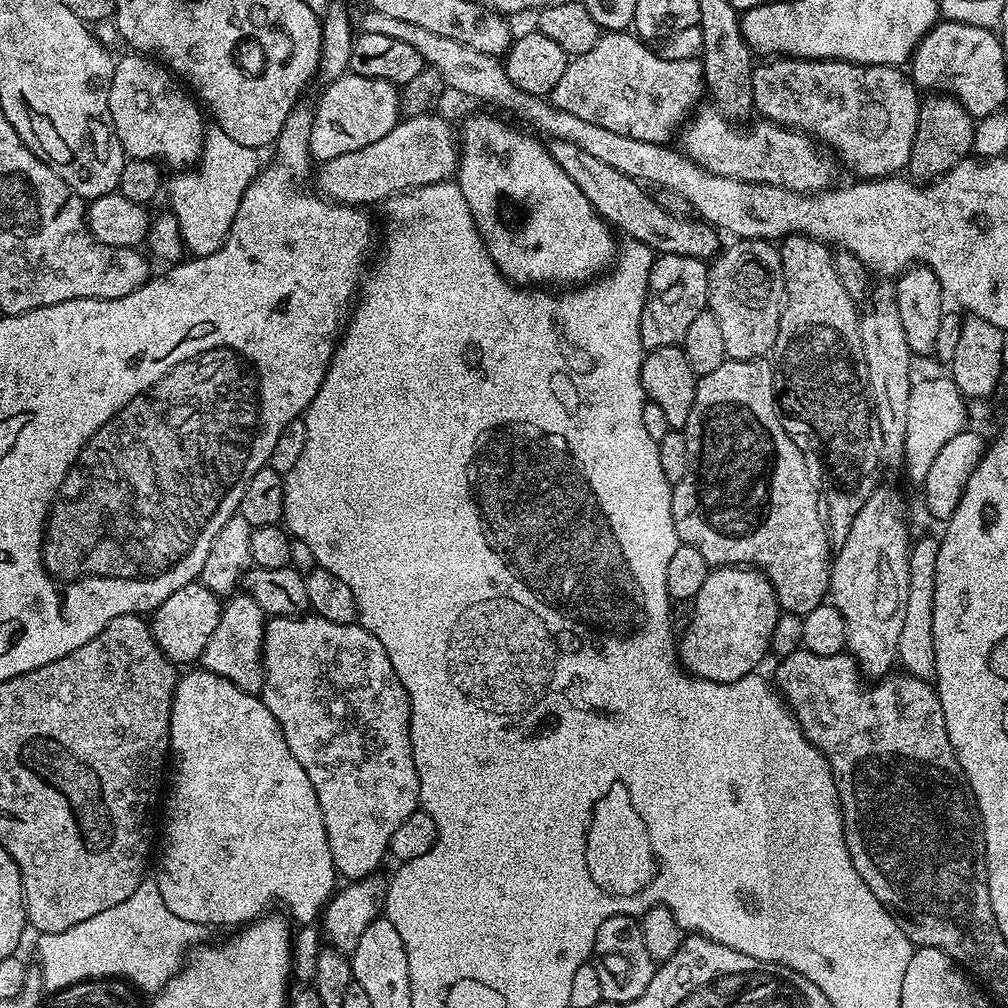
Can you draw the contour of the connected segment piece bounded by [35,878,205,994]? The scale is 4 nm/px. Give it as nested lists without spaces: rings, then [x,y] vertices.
[[[146,878],[140,883],[138,890],[134,890],[134,894],[126,898],[126,902],[110,906],[110,910],[102,910],[102,914],[94,914],[94,918],[86,918],[86,922],[78,922],[78,926],[70,926],[70,930],[37,935],[36,956],[40,959],[40,979],[49,993],[57,992],[59,988],[76,984],[80,980],[119,978],[135,986],[141,993],[155,994],[180,970],[189,949],[205,939],[204,932],[201,925],[191,924],[178,918],[178,914],[173,914],[166,907],[166,902],[162,902],[162,894],[158,894],[155,879]]]

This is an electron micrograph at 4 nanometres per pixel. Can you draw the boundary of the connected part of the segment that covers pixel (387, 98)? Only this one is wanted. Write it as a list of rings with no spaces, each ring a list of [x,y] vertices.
[[[345,74],[336,80],[331,81],[327,85],[328,88],[320,96],[320,101],[315,101],[314,111],[312,114],[312,125],[310,126],[310,154],[313,161],[323,162],[330,158],[338,158],[338,154],[350,154],[350,150],[362,150],[362,146],[370,146],[370,142],[378,142],[378,138],[384,137],[385,134],[390,134],[390,130],[394,130],[394,126],[401,119],[402,113],[400,111],[400,92],[397,85],[391,84],[389,80],[382,78],[373,78],[373,76],[358,76],[355,74]]]

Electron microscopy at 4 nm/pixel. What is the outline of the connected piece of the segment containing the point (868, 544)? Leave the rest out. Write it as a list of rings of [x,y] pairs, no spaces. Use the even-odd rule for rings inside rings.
[[[880,486],[870,494],[866,506],[858,510],[858,518],[854,518],[850,534],[839,543],[832,561],[830,603],[839,610],[844,619],[847,655],[855,658],[861,673],[868,678],[889,675],[897,663],[898,633],[902,630],[902,621],[906,615],[906,594],[910,586],[909,547],[910,535],[908,536],[908,524],[904,521],[904,512],[900,509],[900,496],[894,489]]]

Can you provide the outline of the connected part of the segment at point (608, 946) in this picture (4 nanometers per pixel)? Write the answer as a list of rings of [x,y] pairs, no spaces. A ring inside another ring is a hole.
[[[617,914],[606,918],[598,926],[596,941],[592,947],[598,978],[602,982],[602,994],[607,1003],[619,1006],[622,1002],[634,1002],[650,986],[650,978],[657,965],[646,954],[646,942],[642,942],[642,930],[635,919]]]

